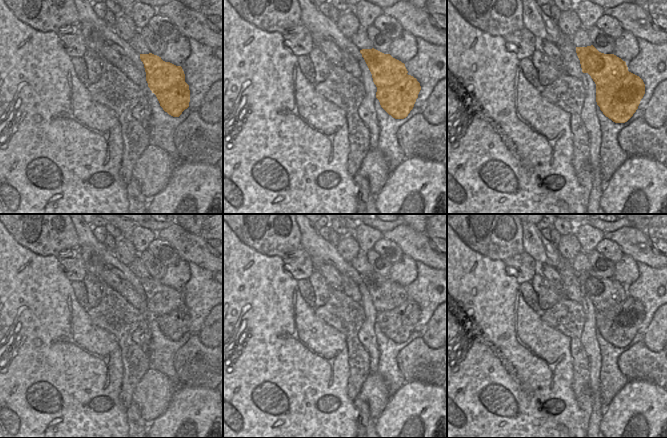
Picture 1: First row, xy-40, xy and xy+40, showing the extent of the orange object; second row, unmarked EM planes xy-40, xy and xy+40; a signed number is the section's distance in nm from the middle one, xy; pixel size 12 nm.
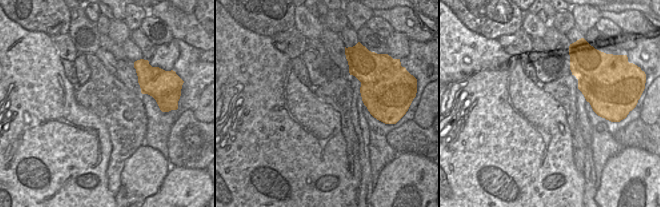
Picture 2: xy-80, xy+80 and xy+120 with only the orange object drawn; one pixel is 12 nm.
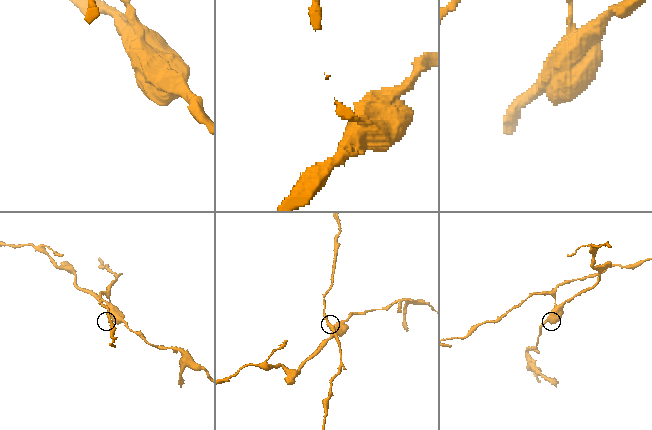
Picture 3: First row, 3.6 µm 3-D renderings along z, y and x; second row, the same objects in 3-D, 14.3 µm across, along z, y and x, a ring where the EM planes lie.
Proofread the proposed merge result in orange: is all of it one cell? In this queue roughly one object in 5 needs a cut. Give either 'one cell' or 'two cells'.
two cells

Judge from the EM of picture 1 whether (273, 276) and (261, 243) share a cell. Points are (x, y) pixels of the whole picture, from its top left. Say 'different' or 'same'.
different

